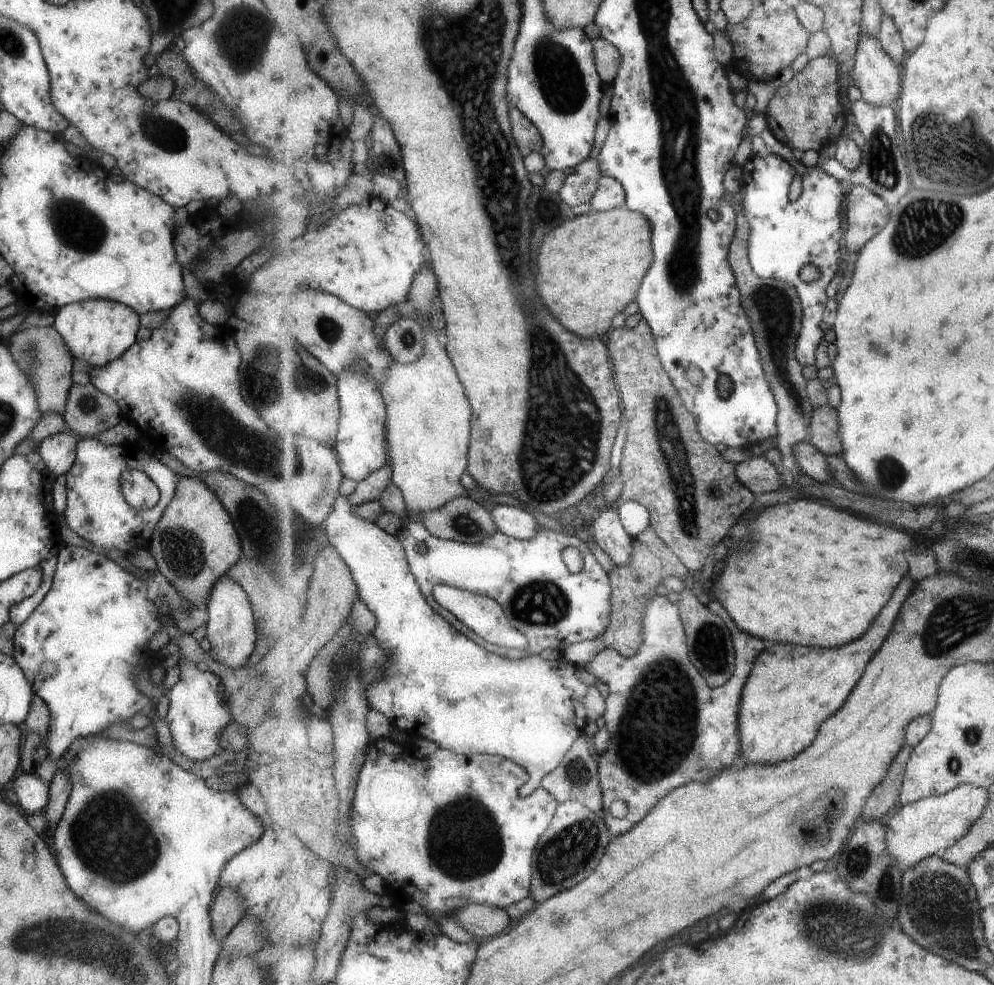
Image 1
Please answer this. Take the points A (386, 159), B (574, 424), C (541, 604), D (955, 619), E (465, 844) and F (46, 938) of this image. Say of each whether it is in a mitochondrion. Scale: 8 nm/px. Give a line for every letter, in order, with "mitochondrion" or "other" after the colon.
A: mitochondrion
B: mitochondrion
C: mitochondrion
D: mitochondrion
E: mitochondrion
F: mitochondrion

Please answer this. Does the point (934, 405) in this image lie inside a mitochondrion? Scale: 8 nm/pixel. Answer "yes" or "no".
no

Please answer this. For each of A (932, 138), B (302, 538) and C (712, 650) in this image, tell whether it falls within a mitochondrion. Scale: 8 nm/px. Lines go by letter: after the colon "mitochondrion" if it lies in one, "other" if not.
A: mitochondrion
B: mitochondrion
C: mitochondrion

